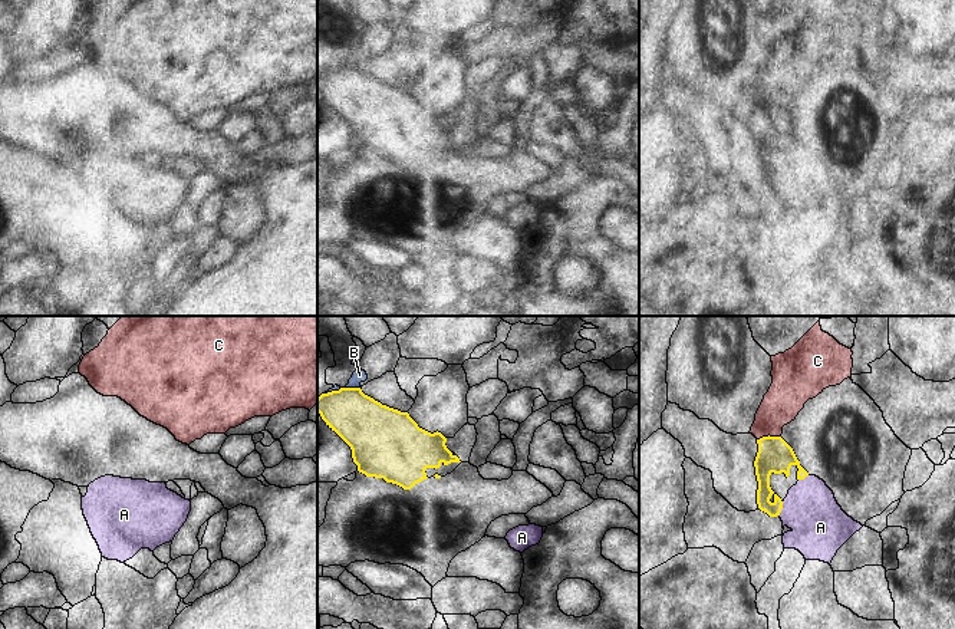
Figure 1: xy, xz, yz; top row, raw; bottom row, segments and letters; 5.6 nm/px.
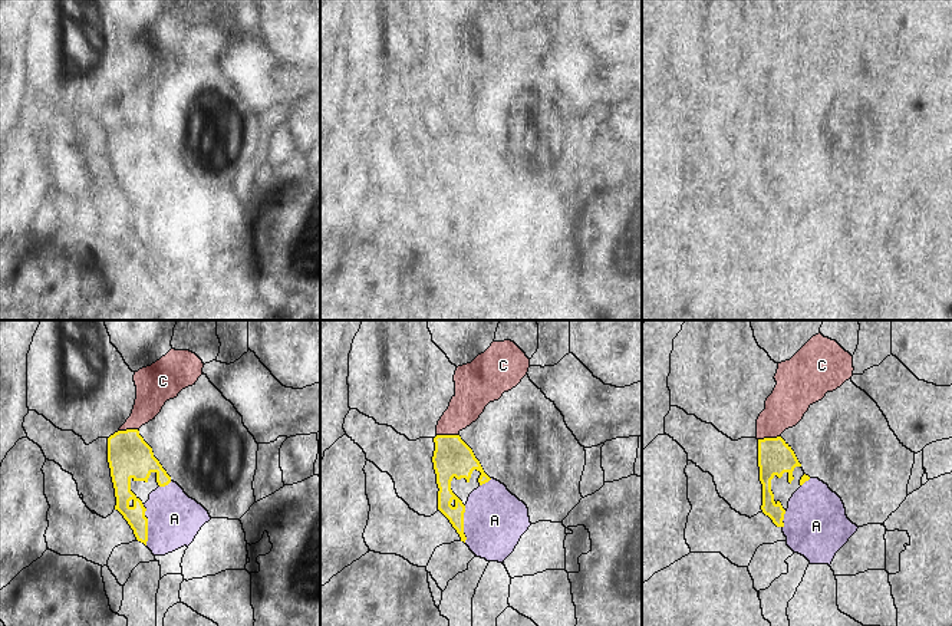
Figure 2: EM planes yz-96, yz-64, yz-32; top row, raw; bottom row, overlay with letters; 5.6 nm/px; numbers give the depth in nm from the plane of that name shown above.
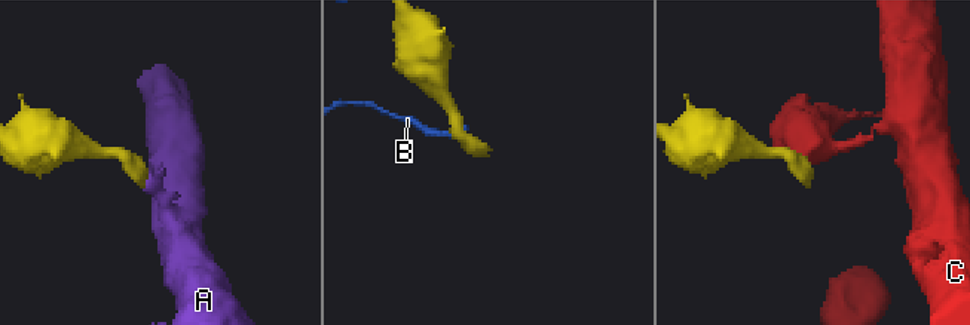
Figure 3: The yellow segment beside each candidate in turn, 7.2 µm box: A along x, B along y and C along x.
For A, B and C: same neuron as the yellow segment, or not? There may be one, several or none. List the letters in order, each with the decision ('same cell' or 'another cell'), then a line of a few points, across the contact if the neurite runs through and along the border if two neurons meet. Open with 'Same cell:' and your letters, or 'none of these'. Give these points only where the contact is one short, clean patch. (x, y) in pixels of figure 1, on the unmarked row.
Same cell: A
A: same cell; line yz (777, 141), (764, 178), (781, 185), (804, 190), (820, 206)
B: another cell
C: another cell; line yz (780, 114), (763, 114), (757, 118)

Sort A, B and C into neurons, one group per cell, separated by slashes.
A / B / C

